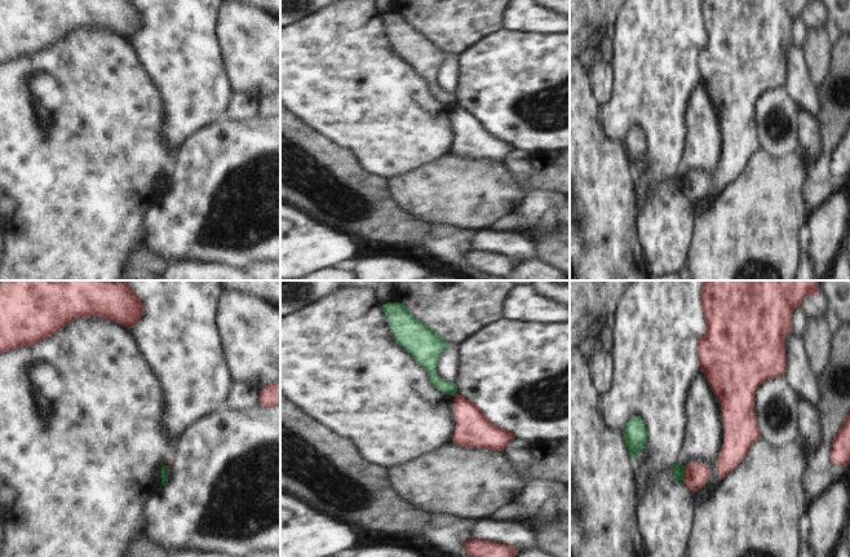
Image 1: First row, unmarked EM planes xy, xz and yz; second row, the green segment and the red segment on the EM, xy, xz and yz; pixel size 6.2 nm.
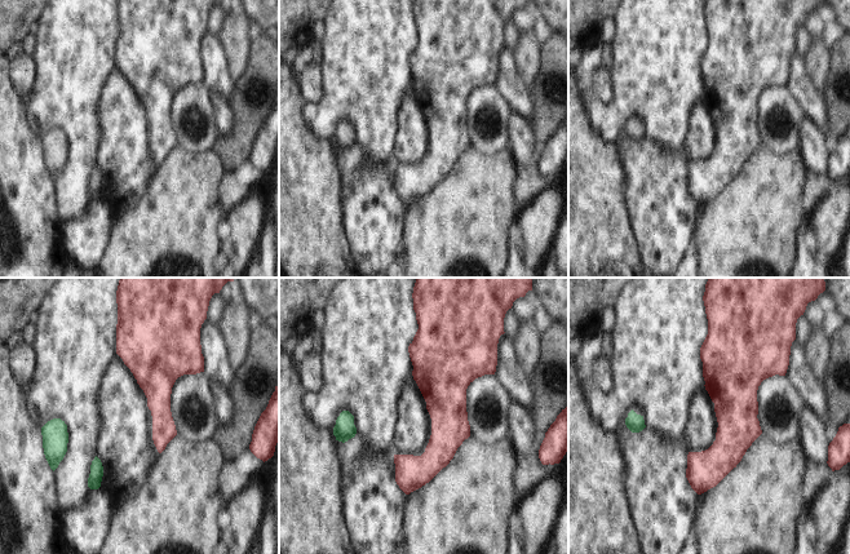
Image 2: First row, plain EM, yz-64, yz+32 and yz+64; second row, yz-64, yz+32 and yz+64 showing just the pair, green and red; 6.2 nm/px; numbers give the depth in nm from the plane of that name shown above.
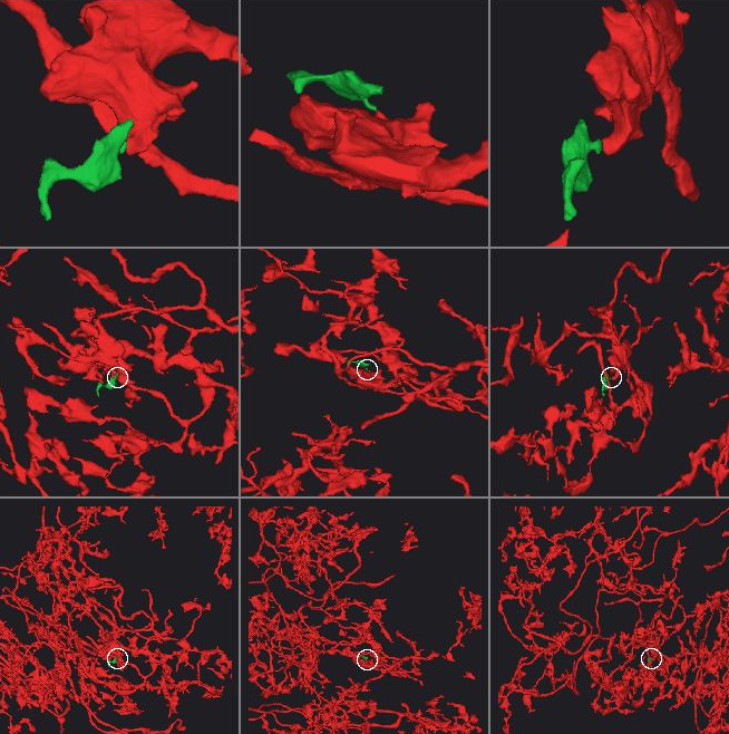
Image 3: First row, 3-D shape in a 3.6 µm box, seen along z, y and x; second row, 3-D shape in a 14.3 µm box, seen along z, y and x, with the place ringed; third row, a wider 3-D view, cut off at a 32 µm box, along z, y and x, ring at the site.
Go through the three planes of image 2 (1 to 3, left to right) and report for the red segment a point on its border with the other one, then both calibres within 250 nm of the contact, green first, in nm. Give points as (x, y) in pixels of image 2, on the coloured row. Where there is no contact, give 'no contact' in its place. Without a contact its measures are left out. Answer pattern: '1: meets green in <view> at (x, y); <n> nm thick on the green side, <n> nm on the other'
1: no contact
2: no contact
3: no contact

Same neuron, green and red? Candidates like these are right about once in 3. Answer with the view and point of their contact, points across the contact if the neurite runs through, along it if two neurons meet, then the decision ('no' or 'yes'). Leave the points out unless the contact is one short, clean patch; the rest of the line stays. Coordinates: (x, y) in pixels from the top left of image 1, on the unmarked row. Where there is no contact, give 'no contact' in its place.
yz (684, 185) | along yz (684, 176), (685, 193) | no

